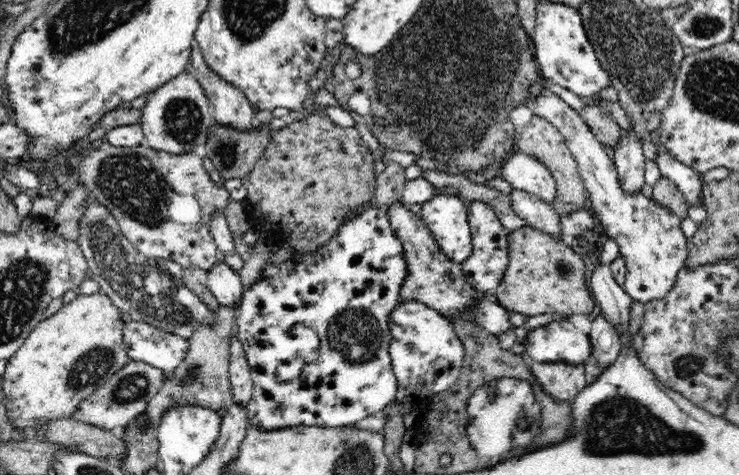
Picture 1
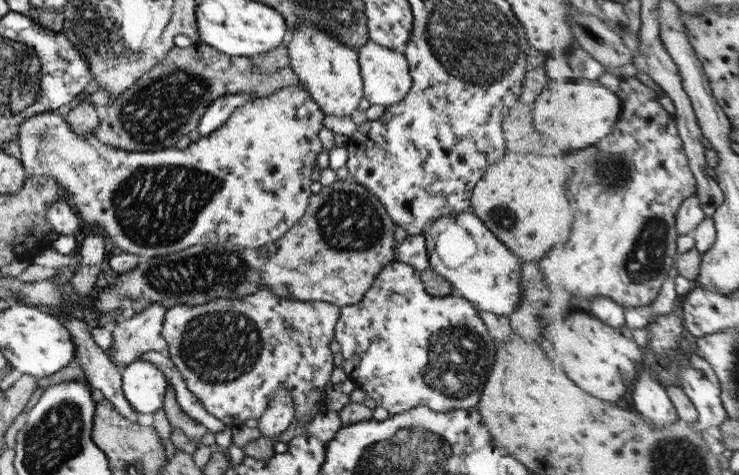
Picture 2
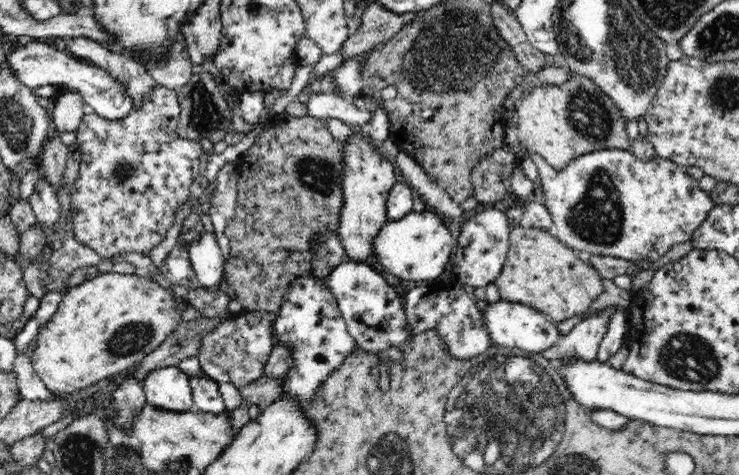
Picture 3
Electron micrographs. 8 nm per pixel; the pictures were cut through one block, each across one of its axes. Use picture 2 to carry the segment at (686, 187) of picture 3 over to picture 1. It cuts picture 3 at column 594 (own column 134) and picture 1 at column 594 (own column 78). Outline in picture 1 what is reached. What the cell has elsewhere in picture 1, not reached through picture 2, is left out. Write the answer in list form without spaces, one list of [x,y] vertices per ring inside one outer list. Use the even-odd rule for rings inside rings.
[[[542,86],[530,108],[534,115],[545,118],[560,131],[577,162],[582,182],[590,195],[594,219],[598,220],[608,237],[614,238],[626,262],[623,289],[634,301],[643,304],[662,298],[674,286],[678,271],[686,265],[689,254],[687,238],[681,230],[681,219],[670,209],[658,205],[653,198],[644,196],[641,190],[636,194],[627,194],[622,189],[614,162],[604,151],[604,145],[579,113],[555,93]]]

